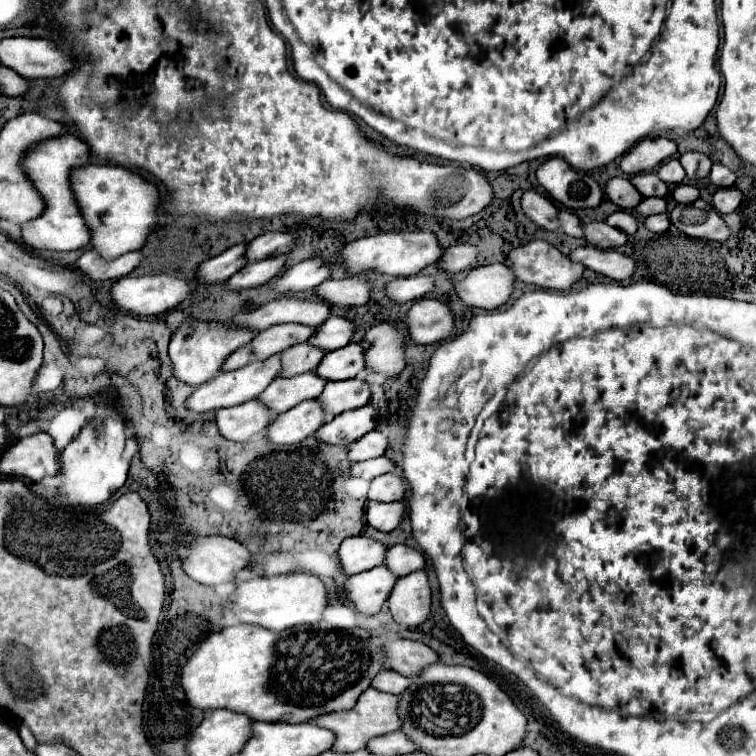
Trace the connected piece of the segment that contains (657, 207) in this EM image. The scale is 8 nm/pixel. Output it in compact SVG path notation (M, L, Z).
M647 197L643 199L637 209L637 213L649 217L649 215L655 215L655 213L665 213L667 211L667 201L665 199L659 199L659 197Z

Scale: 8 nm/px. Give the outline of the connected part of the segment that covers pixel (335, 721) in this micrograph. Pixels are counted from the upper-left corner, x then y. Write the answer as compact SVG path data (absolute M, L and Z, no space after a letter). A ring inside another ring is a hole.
M369 687L357 699L357 703L355 703L353 709L321 715L317 719L311 719L311 723L317 723L319 727L325 727L325 729L329 729L329 731L335 733L333 749L337 753L351 753L351 751L357 751L357 749L365 747L367 741L373 739L373 737L377 737L377 735L385 735L385 733L401 729L401 719L397 715L397 705L399 705L399 697L397 695L375 691L373 687Z

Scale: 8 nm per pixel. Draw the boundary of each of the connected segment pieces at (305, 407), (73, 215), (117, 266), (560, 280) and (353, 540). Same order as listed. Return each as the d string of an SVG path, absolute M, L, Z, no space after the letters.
M303 401L297 407L275 415L265 429L265 437L275 445L299 443L311 437L325 421L327 415L317 401Z
M59 135L43 143L35 143L29 151L25 151L21 163L27 179L45 201L45 211L41 217L21 225L23 243L37 251L75 251L89 245L89 229L75 203L73 191L69 189L69 173L73 167L89 163L89 147L75 135Z
M89 249L73 263L73 269L79 269L93 281L105 281L105 279L119 279L129 275L139 263L141 263L141 253L137 251L123 255L115 261L103 261L97 251Z
M541 239L515 247L507 259L519 281L553 291L569 289L585 271L583 265L569 261L559 249Z
M355 535L355 537L347 537L341 543L337 555L341 561L343 573L353 575L353 573L381 565L385 561L385 551L387 551L387 547L383 543L379 543L371 537Z

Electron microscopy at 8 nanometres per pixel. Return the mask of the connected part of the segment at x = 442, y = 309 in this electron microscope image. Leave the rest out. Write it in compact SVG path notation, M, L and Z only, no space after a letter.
M419 299L407 311L403 323L409 329L413 343L429 345L453 335L453 313L439 299Z

